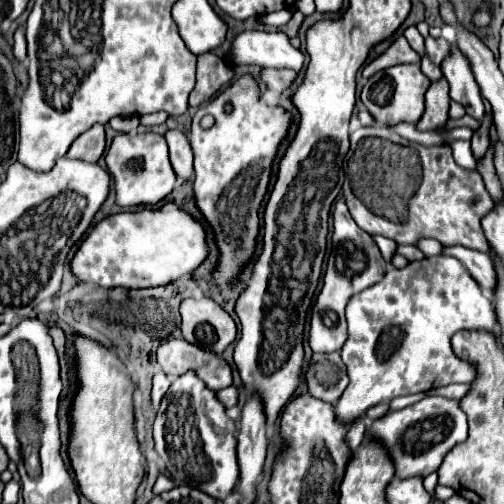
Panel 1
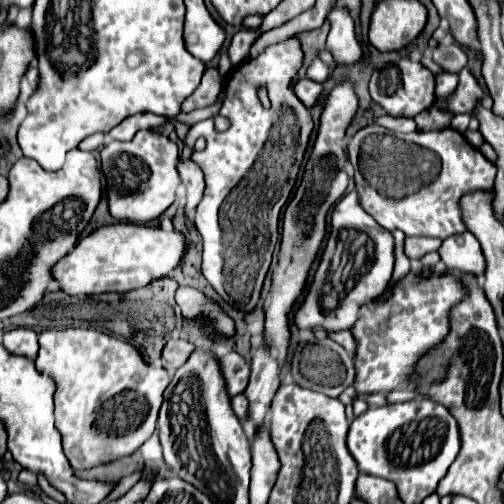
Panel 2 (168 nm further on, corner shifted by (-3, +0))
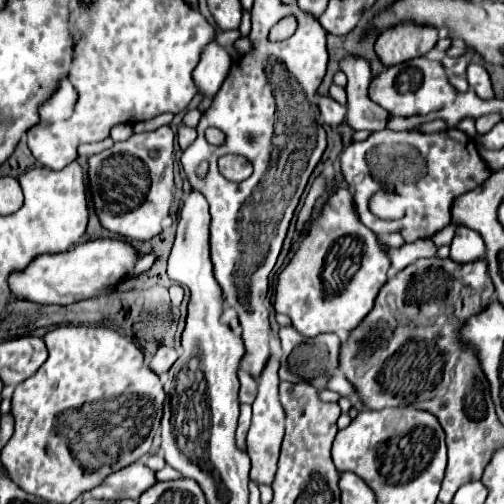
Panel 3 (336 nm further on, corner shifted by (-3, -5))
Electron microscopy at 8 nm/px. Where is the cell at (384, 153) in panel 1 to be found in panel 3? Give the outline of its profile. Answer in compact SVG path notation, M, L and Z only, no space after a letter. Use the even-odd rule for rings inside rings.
M386 129L372 133L366 141L352 143L350 147L344 149L344 153L342 153L342 173L348 181L348 185L354 187L354 201L356 201L356 211L360 215L360 221L368 229L372 229L378 237L384 237L388 233L400 233L406 243L412 243L416 239L430 239L432 235L442 231L450 223L452 201L458 195L476 189L476 185L482 185L492 175L488 165L482 161L474 139L468 137L460 129L446 129L442 133L432 133L432 135L410 133L410 131L394 133L394 131L386 131ZM382 187L384 189L388 187L390 191L396 191L398 195L402 195L406 199L406 215L402 219L396 219L396 221L380 219L370 211L368 203L370 203L374 193L382 191Z

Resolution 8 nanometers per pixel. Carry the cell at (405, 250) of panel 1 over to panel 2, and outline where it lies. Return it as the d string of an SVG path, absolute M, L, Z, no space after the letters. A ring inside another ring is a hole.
M470 232L450 236L440 246L440 256L446 268L456 272L468 272L480 276L484 272L484 256L478 240Z

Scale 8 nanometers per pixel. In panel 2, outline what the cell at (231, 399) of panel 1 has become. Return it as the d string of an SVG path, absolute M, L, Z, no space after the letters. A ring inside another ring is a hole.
M244 394L232 398L232 408L234 408L240 422L244 422L248 418L248 398Z

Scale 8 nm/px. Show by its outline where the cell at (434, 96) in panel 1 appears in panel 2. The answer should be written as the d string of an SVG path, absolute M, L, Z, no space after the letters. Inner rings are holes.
M464 68L460 74L460 84L456 88L456 92L450 96L448 102L442 102L442 100L436 100L436 106L446 106L450 112L454 114L462 114L462 112L472 112L476 108L476 104L482 100L484 96L484 90L482 86L478 84L478 80L474 78L474 74Z

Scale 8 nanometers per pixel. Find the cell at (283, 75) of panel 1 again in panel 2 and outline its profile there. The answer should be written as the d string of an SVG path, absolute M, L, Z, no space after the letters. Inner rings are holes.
M304 78L304 80L298 80L296 82L296 94L300 96L300 100L312 108L316 104L322 102L322 96L324 96L324 86L320 82L314 82L310 78Z

